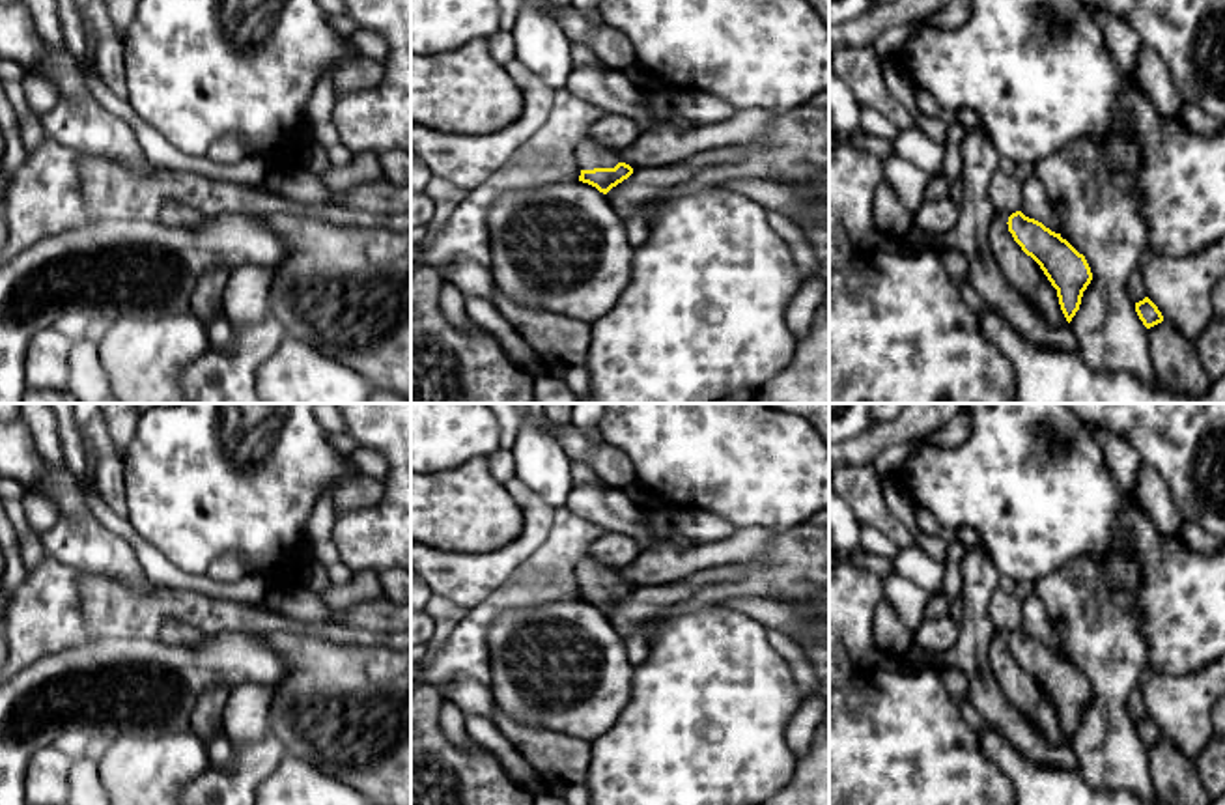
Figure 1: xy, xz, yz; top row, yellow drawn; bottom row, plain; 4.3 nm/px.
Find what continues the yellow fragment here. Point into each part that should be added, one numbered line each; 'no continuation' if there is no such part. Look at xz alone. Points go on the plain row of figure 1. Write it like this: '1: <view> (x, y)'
1: xz (589, 574)

